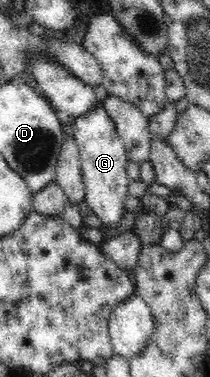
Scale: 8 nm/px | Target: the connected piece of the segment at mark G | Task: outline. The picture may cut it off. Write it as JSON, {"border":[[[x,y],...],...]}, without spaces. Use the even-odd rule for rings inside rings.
{"border":[[[98,102],[94,109],[75,118],[72,129],[73,138],[80,149],[81,170],[85,185],[84,199],[102,220],[102,224],[106,227],[114,227],[126,211],[125,200],[128,196],[128,185],[132,181],[126,175],[128,158],[123,140],[117,134],[114,122],[111,121],[106,109],[103,109],[103,102]]]}

